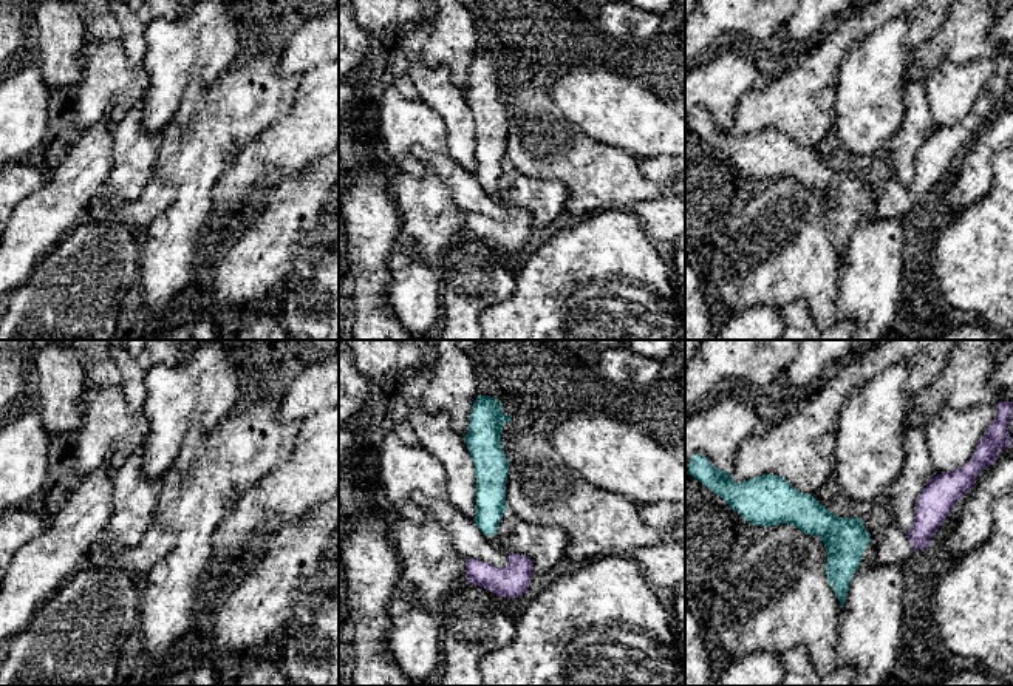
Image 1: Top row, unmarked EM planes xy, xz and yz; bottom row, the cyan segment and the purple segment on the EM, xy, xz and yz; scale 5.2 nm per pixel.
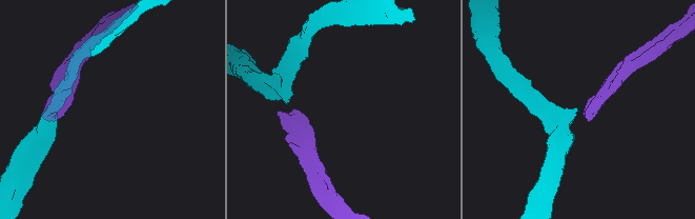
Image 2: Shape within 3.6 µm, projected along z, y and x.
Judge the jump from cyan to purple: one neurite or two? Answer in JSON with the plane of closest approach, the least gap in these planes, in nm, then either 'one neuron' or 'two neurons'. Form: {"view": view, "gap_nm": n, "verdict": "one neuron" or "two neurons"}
{"view": "xz", "gap_nm": 130, "verdict": "one neuron"}

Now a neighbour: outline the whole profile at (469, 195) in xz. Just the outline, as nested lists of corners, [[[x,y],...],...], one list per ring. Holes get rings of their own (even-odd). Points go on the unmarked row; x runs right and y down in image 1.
[[[416,145],[413,155],[424,164],[427,173],[438,176],[452,190],[456,205],[464,213],[473,212],[495,221],[507,219],[509,207],[492,199],[476,176],[456,164],[449,153],[435,153]]]

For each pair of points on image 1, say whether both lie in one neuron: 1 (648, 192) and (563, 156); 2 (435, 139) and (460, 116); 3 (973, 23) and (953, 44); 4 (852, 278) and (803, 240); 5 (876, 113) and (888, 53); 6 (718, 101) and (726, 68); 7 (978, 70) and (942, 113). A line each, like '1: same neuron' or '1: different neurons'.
1: same neuron
2: different neurons
3: same neuron
4: different neurons
5: same neuron
6: same neuron
7: same neuron

